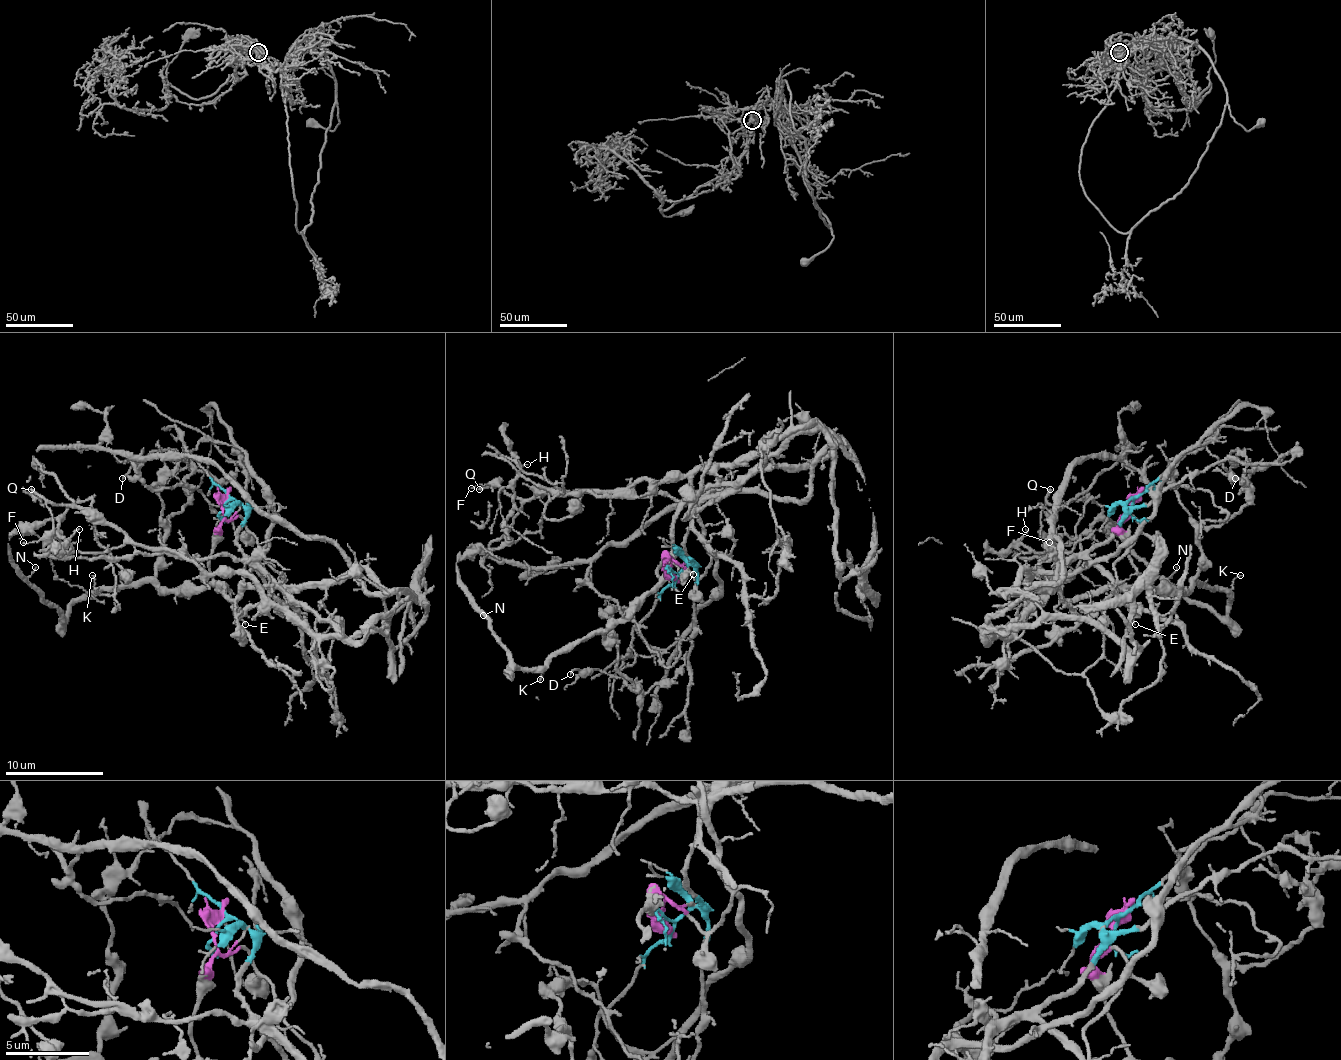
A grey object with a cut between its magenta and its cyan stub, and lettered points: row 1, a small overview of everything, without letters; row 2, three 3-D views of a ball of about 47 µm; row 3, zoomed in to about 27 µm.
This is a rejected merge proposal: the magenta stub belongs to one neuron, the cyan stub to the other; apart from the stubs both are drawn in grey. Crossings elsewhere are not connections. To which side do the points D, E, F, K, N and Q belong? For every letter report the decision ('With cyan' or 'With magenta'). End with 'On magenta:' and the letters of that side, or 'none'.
D: With magenta
E: With magenta
F: With cyan
K: With magenta
N: With magenta
Q: With cyan
On magenta: D, E, K, N

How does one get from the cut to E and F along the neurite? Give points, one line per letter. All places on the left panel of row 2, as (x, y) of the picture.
E: (225, 501), (220, 538), (210, 555), (210, 572), (213, 580), (227, 592), (232, 612), (245, 624)
F: (227, 501), (245, 511), (240, 557), (151, 553), (85, 511), (50, 503), (53, 528), (23, 543)

